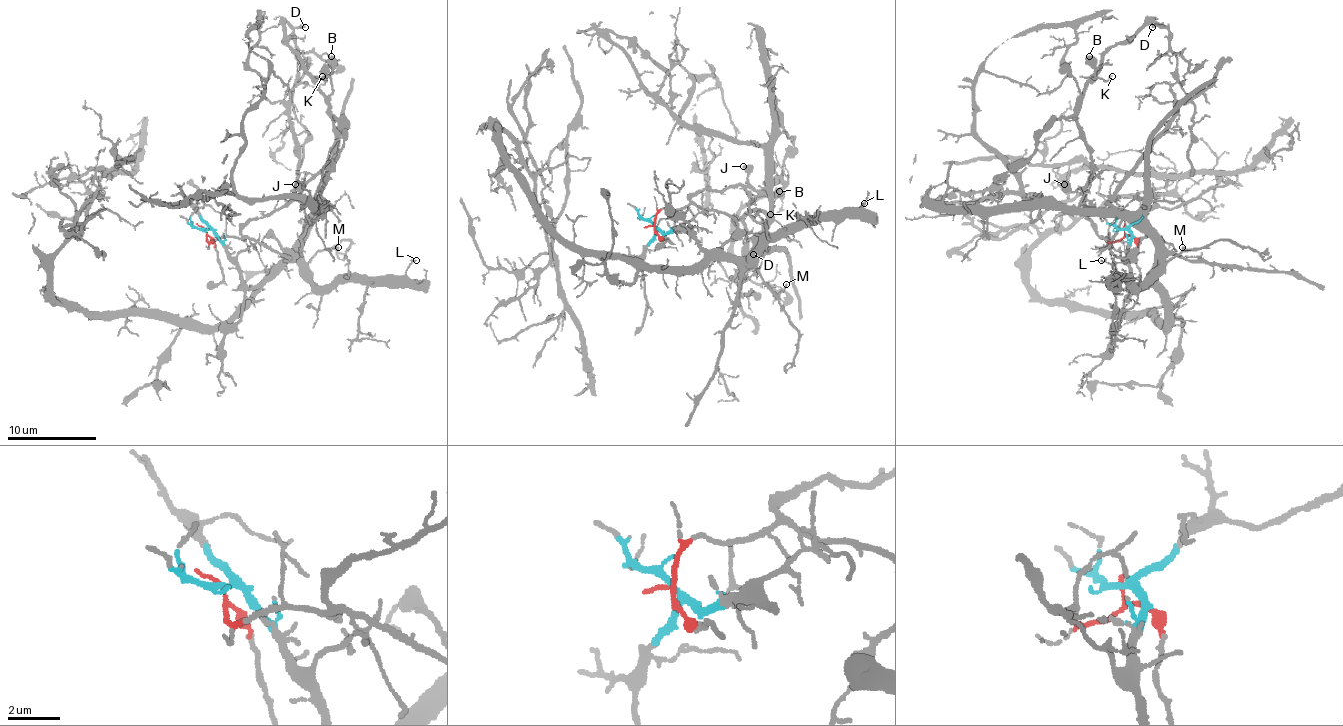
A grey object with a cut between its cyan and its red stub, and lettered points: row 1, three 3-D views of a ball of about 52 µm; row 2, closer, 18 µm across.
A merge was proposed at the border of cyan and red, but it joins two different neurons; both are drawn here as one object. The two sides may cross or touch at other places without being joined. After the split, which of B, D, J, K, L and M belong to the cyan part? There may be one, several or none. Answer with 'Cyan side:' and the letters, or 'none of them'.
Cyan side: L, M

